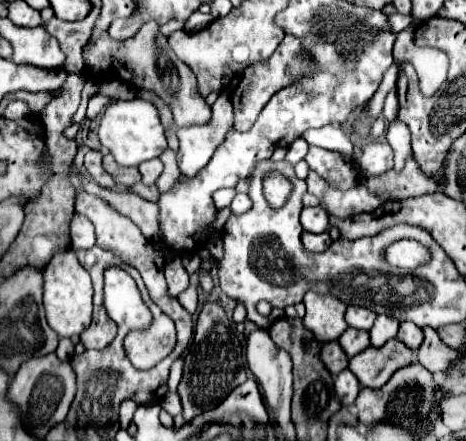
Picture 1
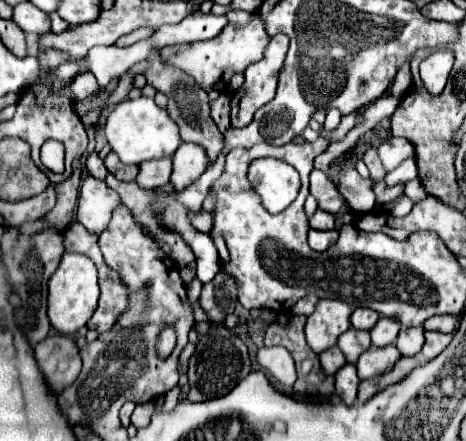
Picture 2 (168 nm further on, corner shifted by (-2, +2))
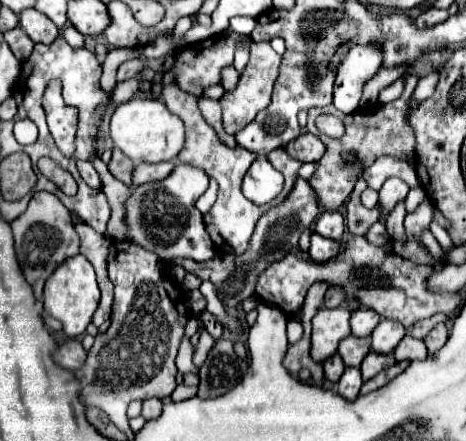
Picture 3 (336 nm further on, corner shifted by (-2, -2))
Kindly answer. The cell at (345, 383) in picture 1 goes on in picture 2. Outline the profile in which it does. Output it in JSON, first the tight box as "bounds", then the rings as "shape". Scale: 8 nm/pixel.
{"bounds":[335,363,359,405],"shape":[[[347,363],[337,375],[335,375],[335,393],[343,399],[345,405],[353,405],[357,399],[357,387],[359,387],[359,377],[355,365]]]}

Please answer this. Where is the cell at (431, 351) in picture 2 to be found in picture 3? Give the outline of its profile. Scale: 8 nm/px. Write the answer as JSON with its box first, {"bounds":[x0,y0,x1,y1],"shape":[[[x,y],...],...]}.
{"bounds":[425,323,449,353],"shape":[[[441,323],[441,325],[435,325],[435,329],[425,337],[425,345],[427,345],[427,351],[429,353],[435,353],[437,349],[441,349],[447,341],[449,333],[447,333],[447,327]]]}

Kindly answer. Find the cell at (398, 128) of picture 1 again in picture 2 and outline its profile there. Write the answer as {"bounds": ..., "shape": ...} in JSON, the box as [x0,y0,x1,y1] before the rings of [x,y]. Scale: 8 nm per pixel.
{"bounds":[385,157,417,185],"shape":[[[409,157],[407,161],[403,161],[395,171],[385,175],[385,183],[387,185],[397,185],[397,183],[407,183],[411,179],[417,177],[417,165],[415,165],[415,157]]]}

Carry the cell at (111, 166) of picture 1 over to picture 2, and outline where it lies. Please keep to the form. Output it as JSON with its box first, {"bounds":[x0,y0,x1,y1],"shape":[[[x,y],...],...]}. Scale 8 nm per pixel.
{"bounds":[105,151,139,181],"shape":[[[113,151],[105,157],[105,165],[107,165],[109,173],[113,173],[119,181],[135,181],[135,177],[139,173],[137,165],[125,165],[125,163],[121,163],[119,157]]]}

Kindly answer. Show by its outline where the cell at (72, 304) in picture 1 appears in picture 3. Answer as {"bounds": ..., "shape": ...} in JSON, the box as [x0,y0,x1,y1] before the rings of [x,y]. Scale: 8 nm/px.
{"bounds":[43,255,99,337],"shape":[[[83,255],[71,257],[69,261],[63,261],[53,271],[49,281],[45,283],[43,303],[45,303],[45,311],[63,323],[63,331],[69,337],[77,337],[77,335],[85,333],[85,329],[91,323],[91,317],[99,305],[99,287],[95,281],[93,265]]]}

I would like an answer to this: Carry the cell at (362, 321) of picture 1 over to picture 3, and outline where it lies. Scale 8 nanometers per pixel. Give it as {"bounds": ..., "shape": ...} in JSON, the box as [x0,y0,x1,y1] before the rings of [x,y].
{"bounds":[351,307,381,337],"shape":[[[361,307],[351,313],[351,333],[355,337],[369,337],[379,321],[381,321],[381,317],[377,313]]]}

